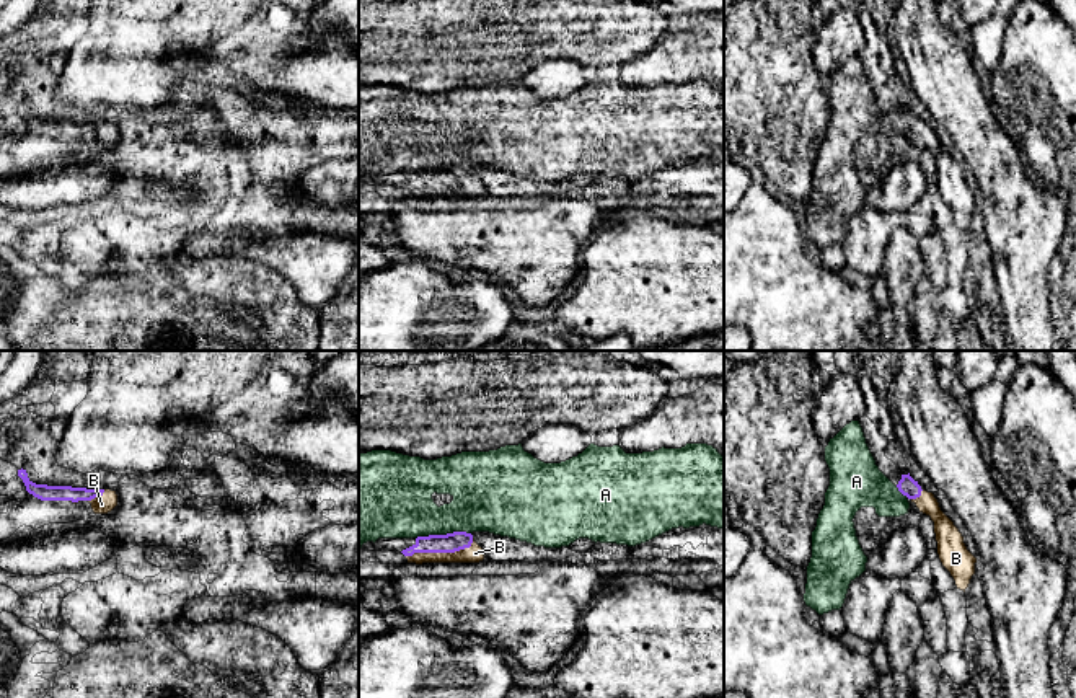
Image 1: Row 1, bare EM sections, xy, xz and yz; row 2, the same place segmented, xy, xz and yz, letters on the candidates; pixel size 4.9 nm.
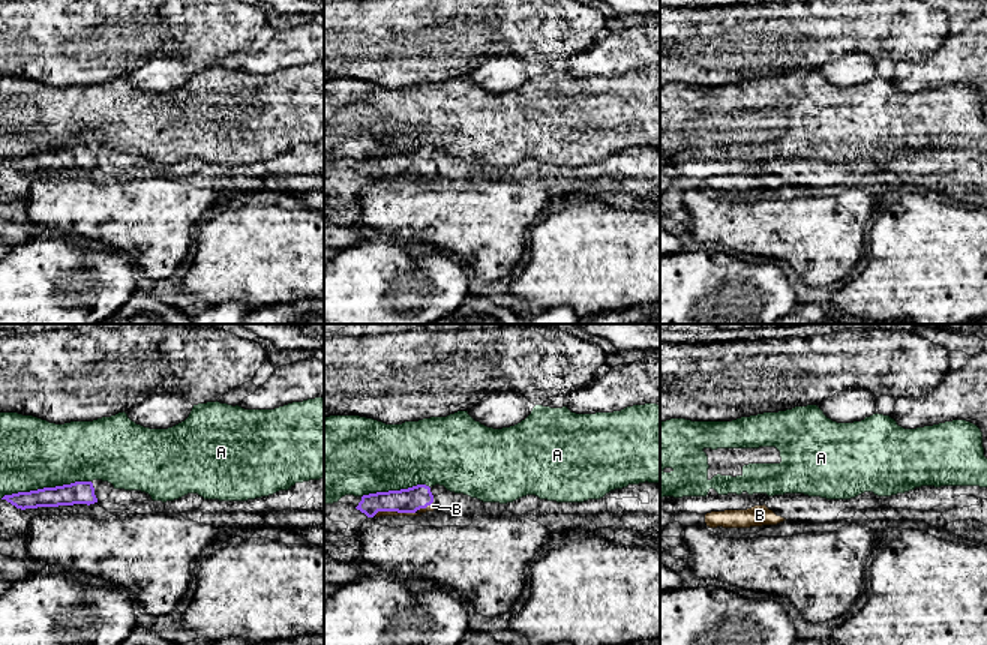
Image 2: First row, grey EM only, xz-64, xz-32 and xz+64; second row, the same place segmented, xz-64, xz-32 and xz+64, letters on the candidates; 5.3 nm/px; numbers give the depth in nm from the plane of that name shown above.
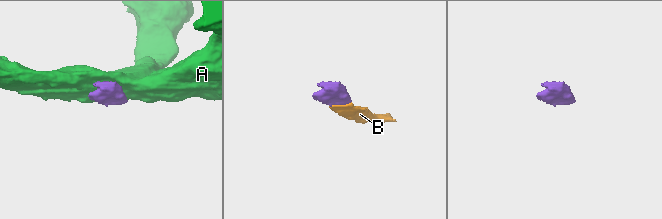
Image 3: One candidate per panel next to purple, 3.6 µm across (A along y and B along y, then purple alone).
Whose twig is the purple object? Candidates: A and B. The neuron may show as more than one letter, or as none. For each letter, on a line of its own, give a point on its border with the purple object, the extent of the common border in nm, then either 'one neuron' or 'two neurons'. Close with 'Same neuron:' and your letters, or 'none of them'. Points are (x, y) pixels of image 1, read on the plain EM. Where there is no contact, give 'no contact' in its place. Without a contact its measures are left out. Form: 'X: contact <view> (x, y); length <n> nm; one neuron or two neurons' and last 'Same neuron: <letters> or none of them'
A: contact xz (442, 170); length 280 nm; two neurons
B: contact xz (440, 186); length 340 nm; one neuron
Same neuron: B

